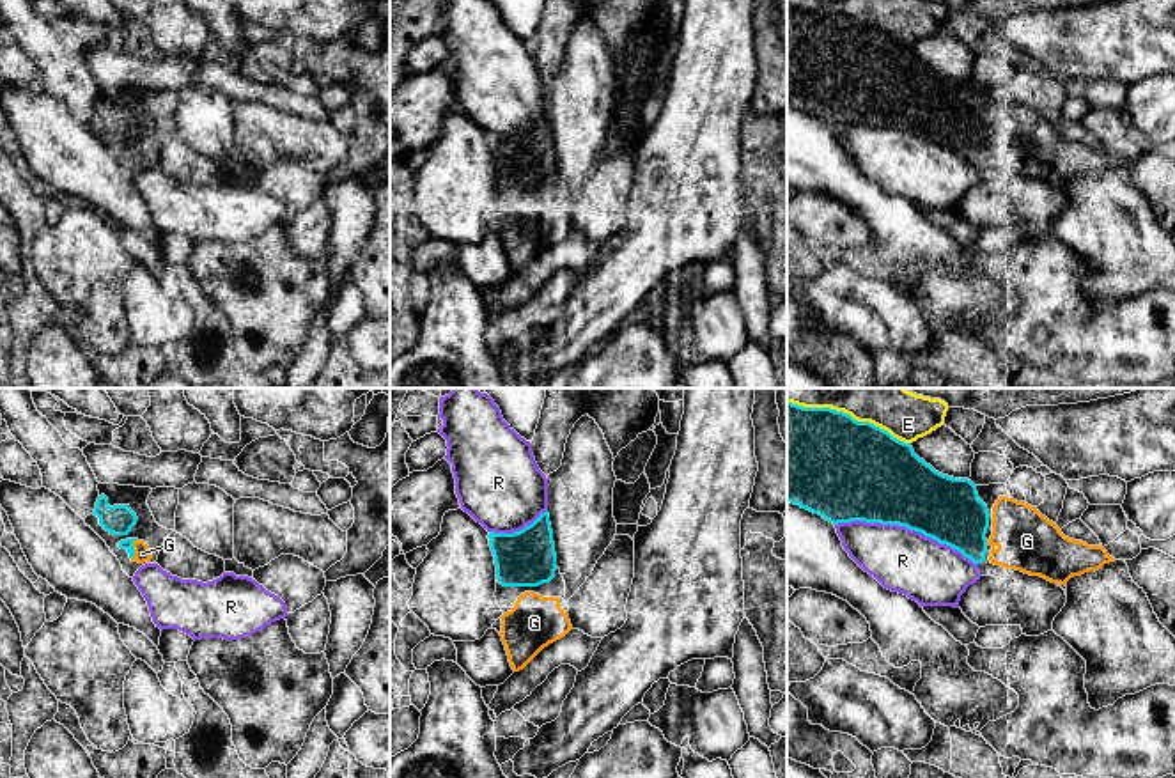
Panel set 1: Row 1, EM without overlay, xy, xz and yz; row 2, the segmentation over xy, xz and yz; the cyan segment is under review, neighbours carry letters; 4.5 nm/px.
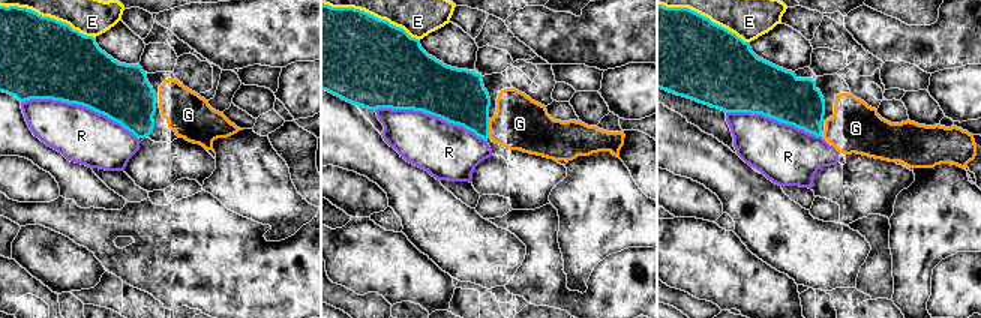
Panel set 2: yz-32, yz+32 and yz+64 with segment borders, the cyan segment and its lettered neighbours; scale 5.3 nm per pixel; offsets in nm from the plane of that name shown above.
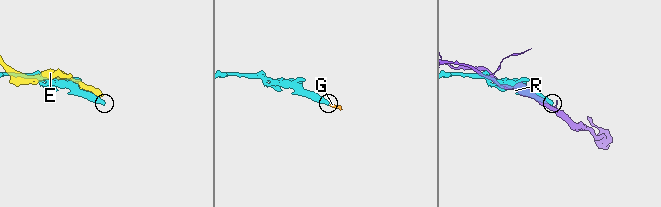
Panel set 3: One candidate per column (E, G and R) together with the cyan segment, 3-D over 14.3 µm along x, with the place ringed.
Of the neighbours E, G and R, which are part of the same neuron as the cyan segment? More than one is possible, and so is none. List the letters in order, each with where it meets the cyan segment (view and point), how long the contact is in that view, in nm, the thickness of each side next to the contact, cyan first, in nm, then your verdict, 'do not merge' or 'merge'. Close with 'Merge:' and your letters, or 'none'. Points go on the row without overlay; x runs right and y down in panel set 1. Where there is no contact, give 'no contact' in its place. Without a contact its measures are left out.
E: contact yz (849, 18); length 600 nm; calibres 460 and 190 nm; do not merge
G: contact xy (133, 153); length 100 nm; calibres 50 and 80 nm; merge
R: contact yz (906, 130); length 650 nm; calibres 400 and 300 nm; do not merge
Merge: G

